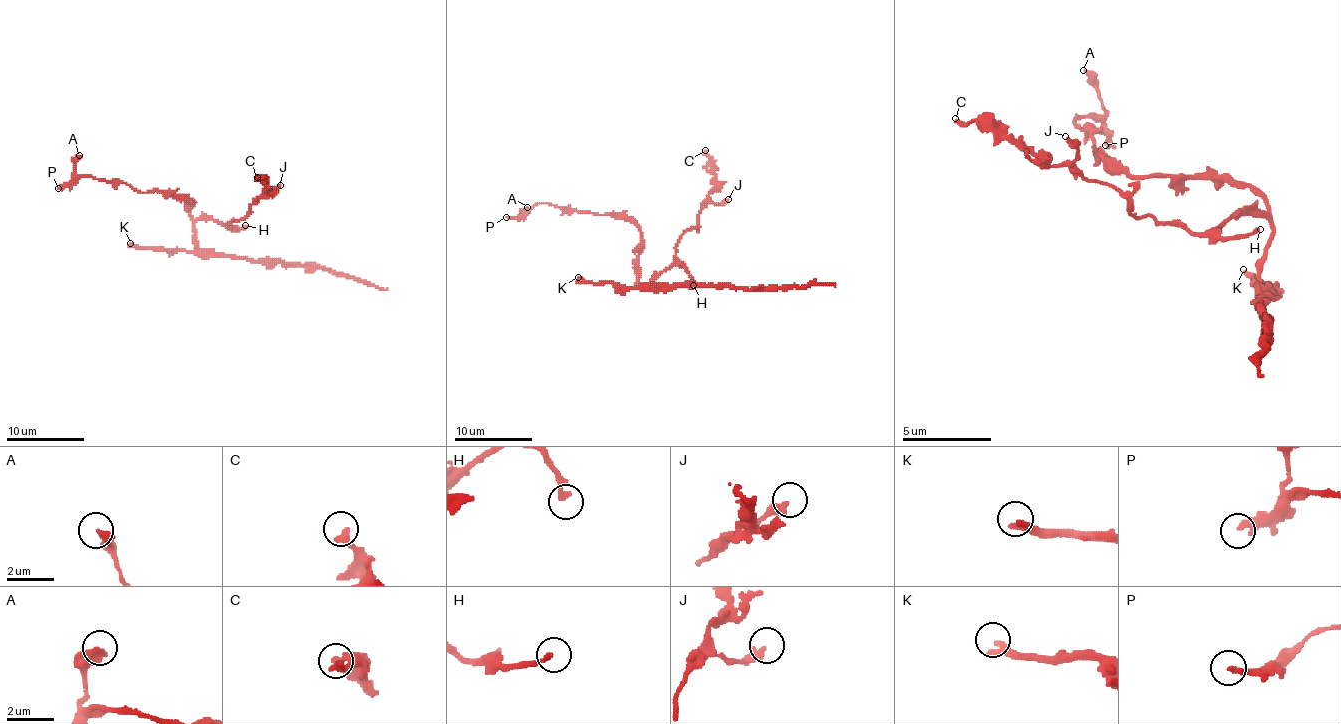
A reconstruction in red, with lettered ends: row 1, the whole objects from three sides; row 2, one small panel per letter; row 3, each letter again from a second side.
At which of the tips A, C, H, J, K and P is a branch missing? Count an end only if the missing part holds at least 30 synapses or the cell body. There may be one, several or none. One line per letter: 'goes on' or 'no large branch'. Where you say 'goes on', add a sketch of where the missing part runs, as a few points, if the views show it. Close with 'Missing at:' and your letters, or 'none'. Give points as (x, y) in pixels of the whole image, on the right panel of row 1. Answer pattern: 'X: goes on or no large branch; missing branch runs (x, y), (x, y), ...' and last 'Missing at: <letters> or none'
A: no large branch
C: no large branch
H: no large branch
J: no large branch
K: goes on
P: no large branch
Missing at: K

